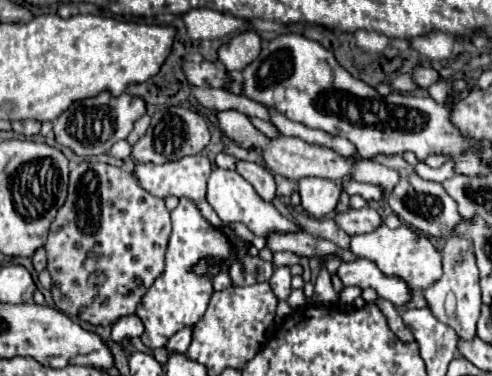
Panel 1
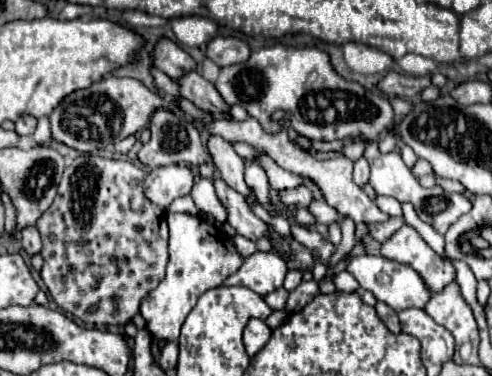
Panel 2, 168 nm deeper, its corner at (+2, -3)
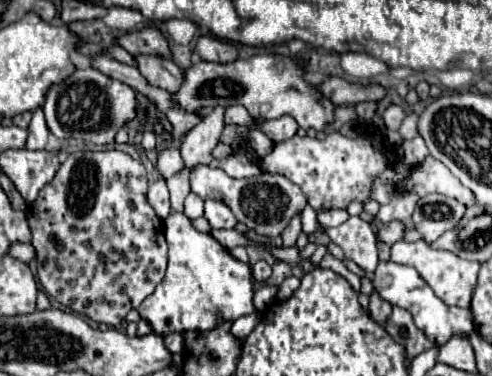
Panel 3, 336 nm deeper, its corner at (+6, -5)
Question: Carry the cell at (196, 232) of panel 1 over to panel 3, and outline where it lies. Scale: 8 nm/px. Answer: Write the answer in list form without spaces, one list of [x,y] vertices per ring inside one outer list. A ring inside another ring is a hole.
[[[170,213],[164,219],[164,233],[168,241],[168,269],[162,283],[156,287],[156,291],[142,301],[138,307],[138,313],[142,319],[150,323],[154,333],[168,335],[168,333],[180,333],[182,329],[196,329],[206,331],[212,329],[220,321],[234,321],[242,315],[250,315],[256,311],[254,307],[254,289],[252,289],[252,277],[250,267],[240,263],[230,255],[230,251],[220,245],[210,233],[200,233],[192,227],[192,221],[184,213]]]

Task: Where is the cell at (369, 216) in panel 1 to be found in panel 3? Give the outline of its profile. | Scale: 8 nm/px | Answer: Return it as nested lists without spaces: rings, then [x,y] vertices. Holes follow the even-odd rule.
[[[392,221],[386,225],[378,227],[378,241],[392,245],[394,241],[400,241],[404,237],[404,223],[402,221]]]

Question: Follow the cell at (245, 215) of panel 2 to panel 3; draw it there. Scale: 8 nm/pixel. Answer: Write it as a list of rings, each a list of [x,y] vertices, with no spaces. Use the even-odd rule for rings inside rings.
[[[206,199],[204,217],[208,219],[212,229],[234,229],[238,225],[238,219],[230,211],[230,207],[224,201],[216,201],[216,199]]]

